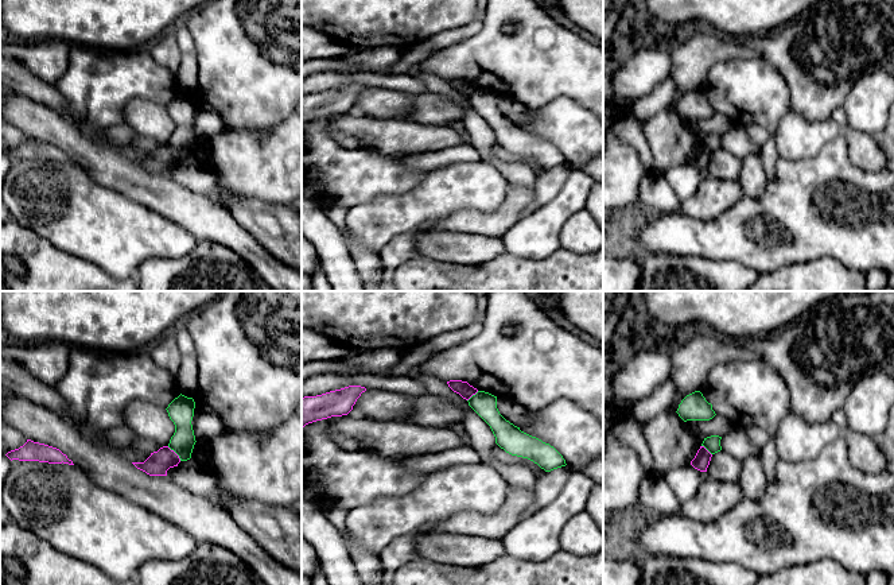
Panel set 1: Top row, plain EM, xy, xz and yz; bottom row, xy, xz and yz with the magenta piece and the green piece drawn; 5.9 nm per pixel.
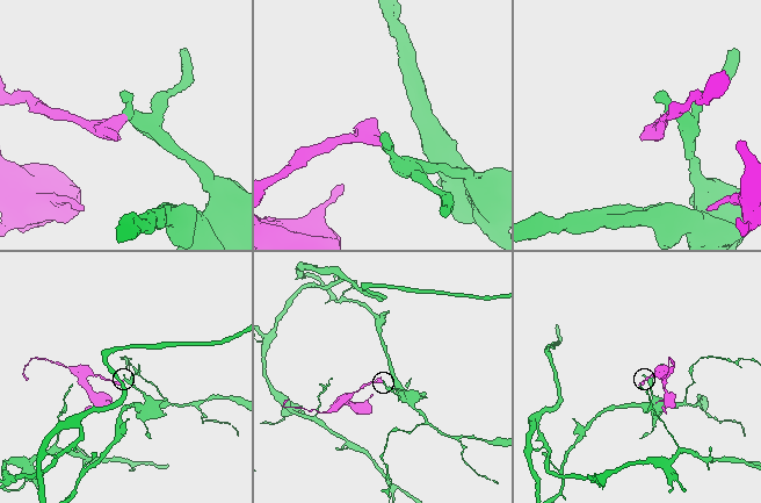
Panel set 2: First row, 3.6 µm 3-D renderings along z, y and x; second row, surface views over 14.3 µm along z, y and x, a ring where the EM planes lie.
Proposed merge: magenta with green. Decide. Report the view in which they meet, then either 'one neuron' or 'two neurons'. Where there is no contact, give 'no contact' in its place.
xy | two neurons

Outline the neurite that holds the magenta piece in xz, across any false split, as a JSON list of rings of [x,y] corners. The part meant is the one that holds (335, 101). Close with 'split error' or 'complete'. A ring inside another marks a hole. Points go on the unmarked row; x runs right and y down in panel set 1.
[[[349,84],[322,93],[302,96],[302,128],[316,119],[347,113],[365,89],[365,85]]]; complete

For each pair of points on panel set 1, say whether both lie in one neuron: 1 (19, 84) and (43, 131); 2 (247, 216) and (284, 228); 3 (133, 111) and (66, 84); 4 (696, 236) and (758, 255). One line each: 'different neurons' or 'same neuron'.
1: different neurons
2: same neuron
3: different neurons
4: same neuron

